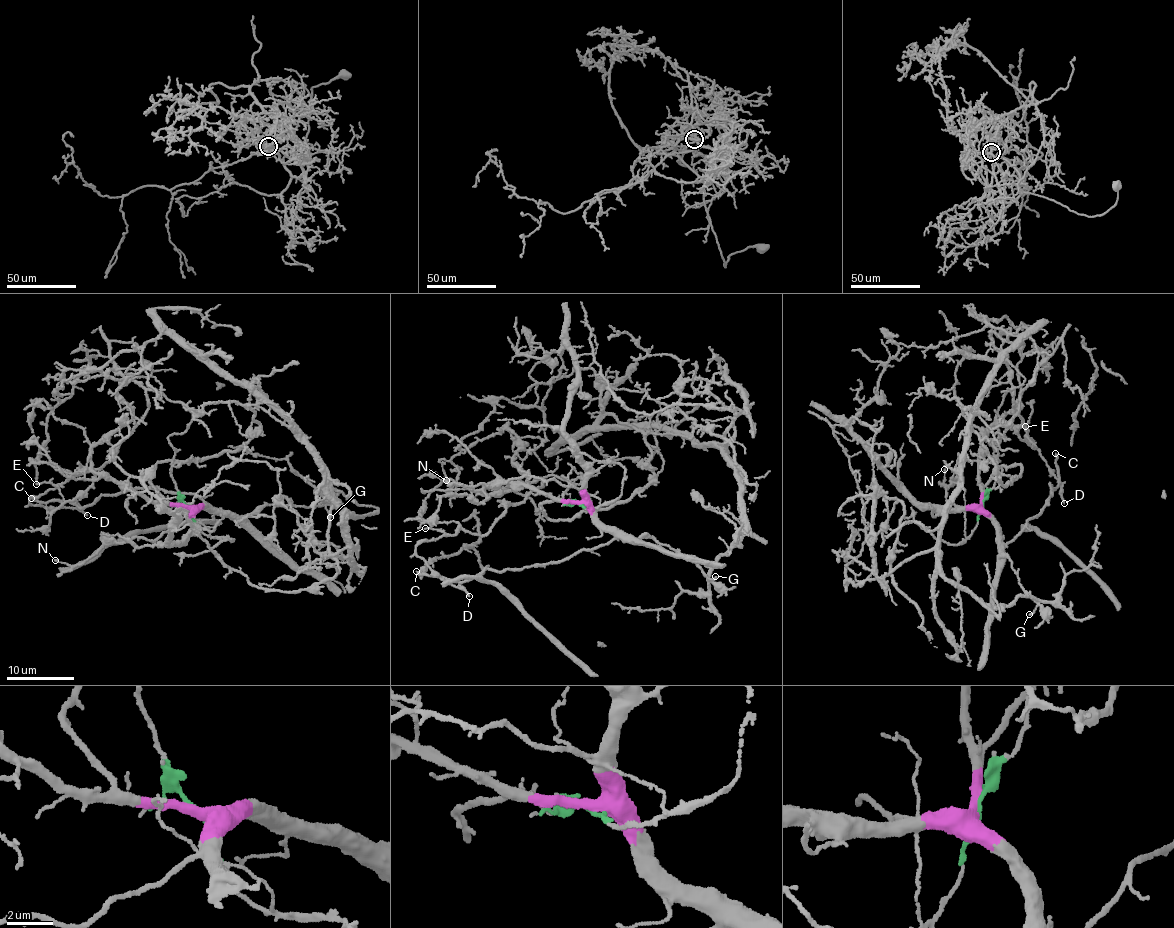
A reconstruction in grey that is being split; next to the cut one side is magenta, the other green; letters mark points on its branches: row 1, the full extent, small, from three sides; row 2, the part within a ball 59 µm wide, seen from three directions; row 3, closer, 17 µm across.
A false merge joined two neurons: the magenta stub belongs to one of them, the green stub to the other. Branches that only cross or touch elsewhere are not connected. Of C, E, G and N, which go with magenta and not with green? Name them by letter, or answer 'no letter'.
C, G, N

